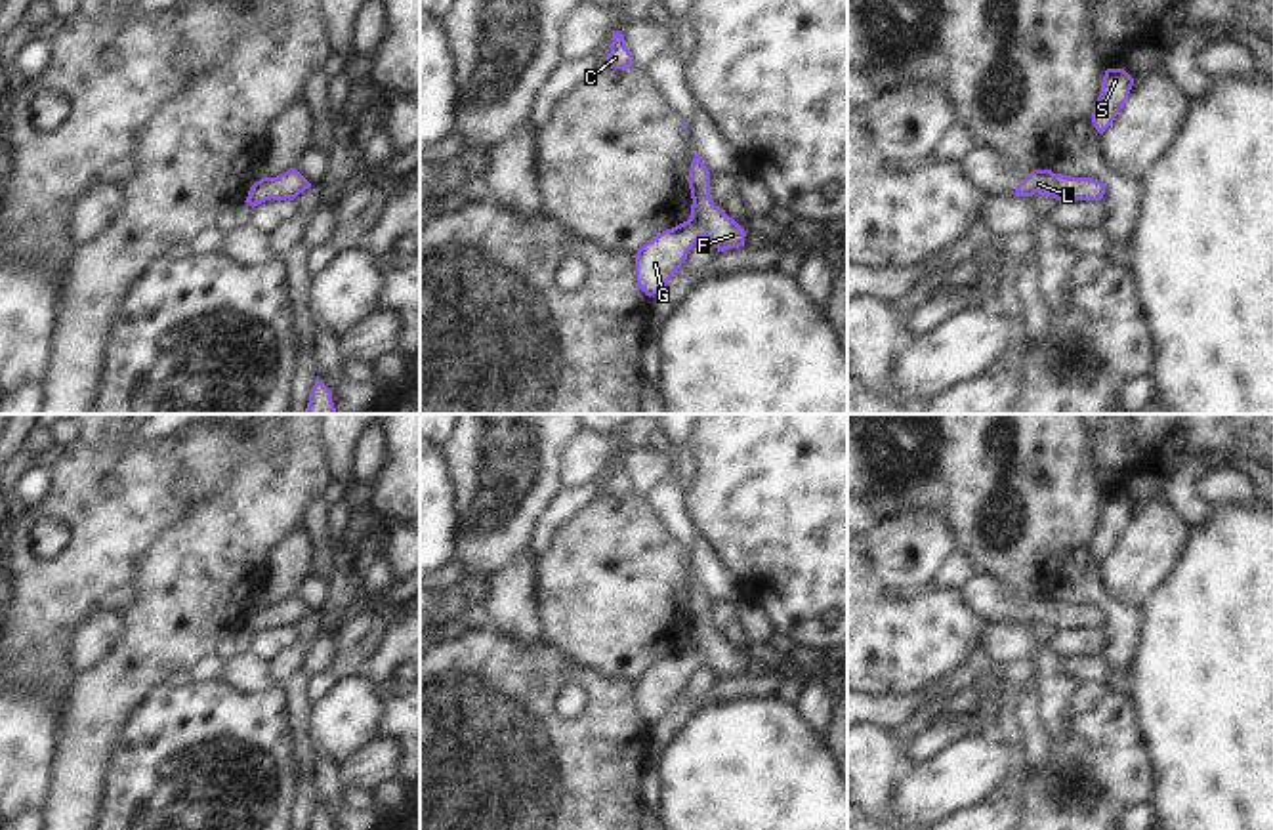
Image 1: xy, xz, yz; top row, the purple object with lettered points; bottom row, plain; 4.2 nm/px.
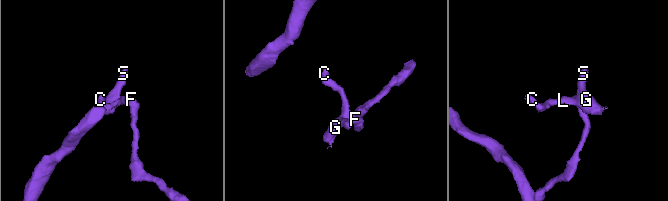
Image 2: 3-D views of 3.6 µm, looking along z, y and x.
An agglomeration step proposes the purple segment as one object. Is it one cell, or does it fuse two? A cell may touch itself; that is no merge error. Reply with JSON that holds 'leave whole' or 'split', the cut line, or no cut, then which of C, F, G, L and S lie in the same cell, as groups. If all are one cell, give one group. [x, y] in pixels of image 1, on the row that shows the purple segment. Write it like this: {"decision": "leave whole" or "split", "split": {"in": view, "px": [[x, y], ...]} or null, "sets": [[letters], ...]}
{"decision": "leave whole", "split": null, "sets": [["C", "F", "G", "L", "S"]]}

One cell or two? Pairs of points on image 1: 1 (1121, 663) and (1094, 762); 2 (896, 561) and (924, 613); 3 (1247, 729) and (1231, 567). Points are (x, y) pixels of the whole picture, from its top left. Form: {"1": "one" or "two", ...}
{"1": "two", "2": "two", "3": "one"}

